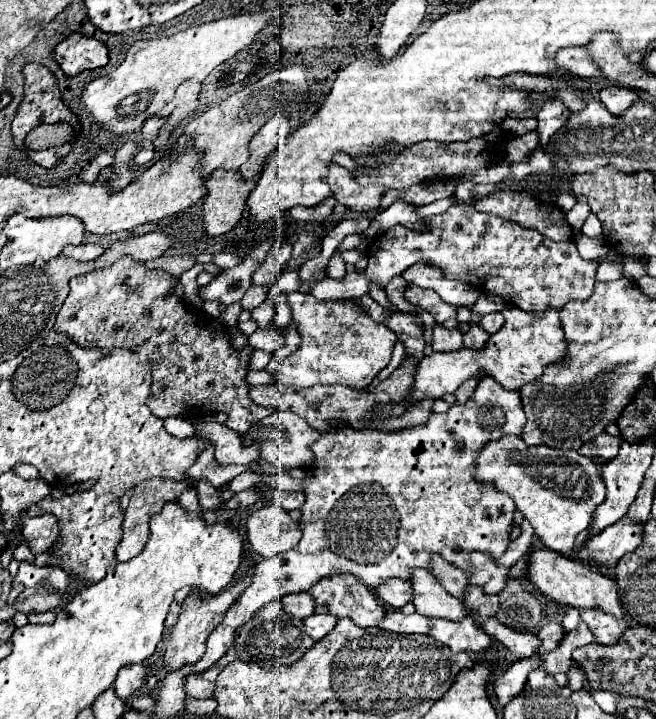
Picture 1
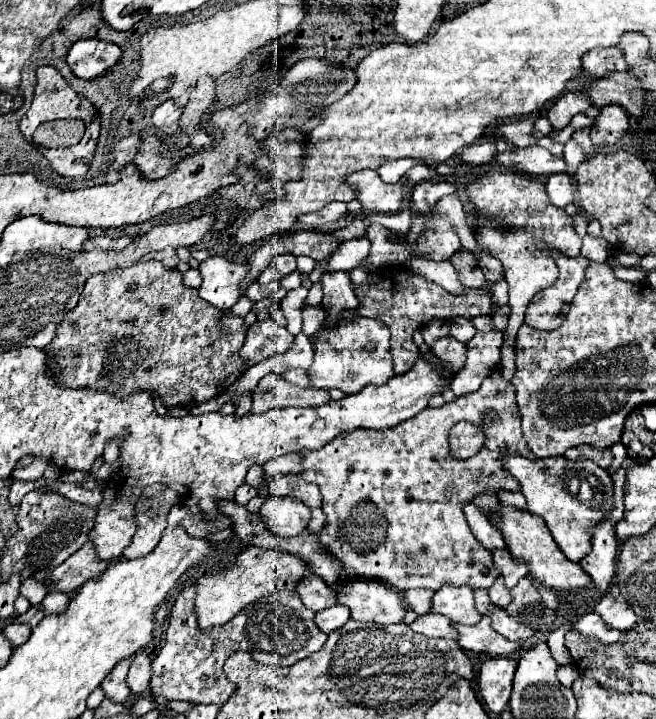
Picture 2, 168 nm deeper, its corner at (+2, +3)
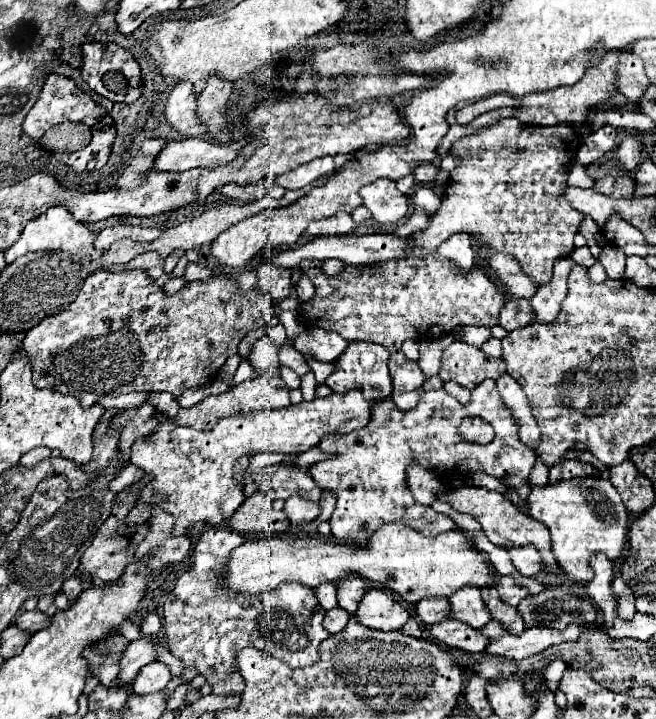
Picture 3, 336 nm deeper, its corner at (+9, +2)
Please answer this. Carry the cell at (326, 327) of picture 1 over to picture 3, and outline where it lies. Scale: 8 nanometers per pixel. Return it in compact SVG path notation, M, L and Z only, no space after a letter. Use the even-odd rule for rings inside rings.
M351 341L349 347L343 351L343 355L339 355L337 361L333 361L335 371L327 377L325 385L329 385L333 393L347 393L351 389L363 389L363 393L367 393L371 397L371 391L377 389L377 397L387 397L387 395L391 395L391 375L387 369L387 361L389 361L387 347L367 343L367 341L365 343Z

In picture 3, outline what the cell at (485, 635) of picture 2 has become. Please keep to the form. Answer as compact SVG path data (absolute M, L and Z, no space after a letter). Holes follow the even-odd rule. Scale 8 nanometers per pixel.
M489 621L485 627L479 629L479 633L483 631L487 633L487 637L491 637L491 645L487 645L487 651L483 653L503 655L509 659L525 659L551 645L557 645L563 641L577 641L583 629L585 629L583 625L569 625L565 631L531 627L531 629L525 629L521 635L511 635L497 621Z

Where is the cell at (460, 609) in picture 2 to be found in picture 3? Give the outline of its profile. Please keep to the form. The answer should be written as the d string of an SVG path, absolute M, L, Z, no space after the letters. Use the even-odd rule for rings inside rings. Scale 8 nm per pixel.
M467 585L467 589L459 589L459 593L453 593L449 597L449 603L451 603L451 617L475 629L491 621L491 615L481 599L481 589Z

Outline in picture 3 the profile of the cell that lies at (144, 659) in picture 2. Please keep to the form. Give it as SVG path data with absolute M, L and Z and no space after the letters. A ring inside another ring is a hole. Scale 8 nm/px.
M153 661L153 663L147 663L147 665L137 673L137 677L135 677L133 683L131 683L131 689L133 689L133 693L137 693L137 695L155 693L155 691L161 691L161 689L167 685L169 679L171 679L169 667L163 665L163 663Z

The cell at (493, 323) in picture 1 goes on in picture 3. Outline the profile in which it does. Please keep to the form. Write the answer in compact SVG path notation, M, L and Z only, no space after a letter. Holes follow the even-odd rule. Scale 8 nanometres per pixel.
M509 299L507 305L503 305L503 309L499 313L499 325L507 331L531 325L533 321L535 321L533 309L531 309L529 301L525 301L525 299Z

